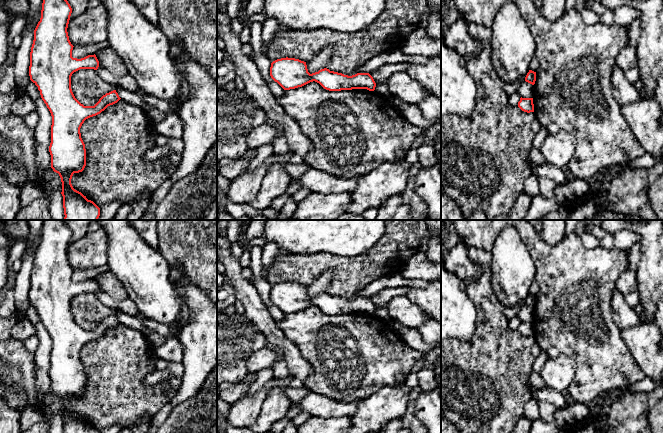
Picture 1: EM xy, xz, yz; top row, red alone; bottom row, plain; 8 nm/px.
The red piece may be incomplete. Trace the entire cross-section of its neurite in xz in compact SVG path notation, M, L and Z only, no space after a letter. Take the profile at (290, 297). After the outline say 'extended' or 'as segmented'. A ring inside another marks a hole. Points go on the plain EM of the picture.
M288 281L277 283L271 287L270 300L284 314L302 311L313 305L329 315L352 313L374 315L376 311L376 307L369 297L348 300L324 292L310 298L306 286Z | as segmented

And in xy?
M44 220L41 242L34 254L34 264L30 276L29 300L38 311L40 319L52 340L51 392L58 397L62 406L64 433L100 433L93 425L88 424L71 408L74 397L82 396L86 390L86 373L81 362L80 352L84 345L104 335L108 330L117 327L121 322L116 314L103 319L94 330L84 330L74 320L71 313L71 300L80 293L99 291L96 279L77 283L72 281L73 269L67 256L72 232L65 220Z | as segmented

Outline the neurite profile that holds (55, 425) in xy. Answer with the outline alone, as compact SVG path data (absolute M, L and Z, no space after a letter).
M52 415L48 424L49 433L64 433L63 432L63 420L61 417Z

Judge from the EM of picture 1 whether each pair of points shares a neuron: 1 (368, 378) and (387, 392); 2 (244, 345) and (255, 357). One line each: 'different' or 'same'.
1: different
2: different

